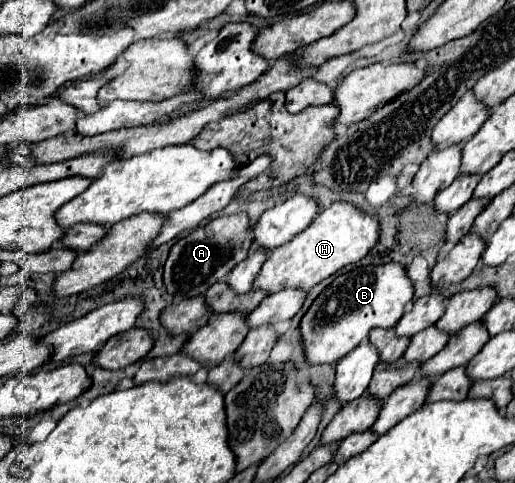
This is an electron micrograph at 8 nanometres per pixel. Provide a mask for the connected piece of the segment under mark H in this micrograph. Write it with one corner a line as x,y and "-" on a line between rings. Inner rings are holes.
335,202
319,212
307,230
303,230
283,246
277,246
269,254
269,260
263,264
253,288
265,290
269,294
293,286
311,290
315,284
329,278
343,266
355,264
365,258
379,242
379,232
379,220
375,216
365,214
349,202

